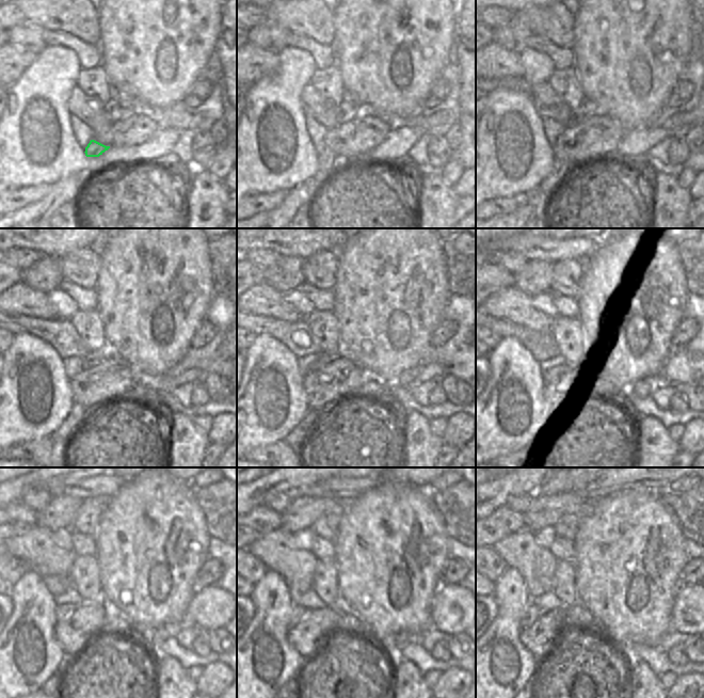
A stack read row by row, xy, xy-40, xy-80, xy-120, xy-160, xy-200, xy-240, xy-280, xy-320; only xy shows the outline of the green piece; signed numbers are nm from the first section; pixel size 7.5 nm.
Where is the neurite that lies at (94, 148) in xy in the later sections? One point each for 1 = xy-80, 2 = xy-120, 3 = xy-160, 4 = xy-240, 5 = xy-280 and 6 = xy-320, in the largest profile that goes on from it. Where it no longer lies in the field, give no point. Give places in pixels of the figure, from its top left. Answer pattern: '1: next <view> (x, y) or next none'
1: next xy-80 (561, 169)
2: next xy-120 (79, 413)
3: next xy-160 (297, 439)
4: next xy-240 (52, 684)
5: next xy-280 (291, 684)
6: next xy-320 (530, 684)

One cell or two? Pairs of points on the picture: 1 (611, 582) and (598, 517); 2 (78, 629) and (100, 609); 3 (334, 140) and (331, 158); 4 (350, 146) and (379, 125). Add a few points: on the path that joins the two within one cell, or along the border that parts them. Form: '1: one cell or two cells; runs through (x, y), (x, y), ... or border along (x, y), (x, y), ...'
1: one cell; runs through (611, 566), (611, 533)
2: one cell; runs through (83, 624), (95, 613)
3: two cells; border along (331, 149), (345, 157)
4: one cell; runs through (357, 139), (368, 129), (372, 129)

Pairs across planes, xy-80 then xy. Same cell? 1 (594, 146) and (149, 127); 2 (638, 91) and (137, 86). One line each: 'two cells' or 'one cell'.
1: one cell
2: one cell

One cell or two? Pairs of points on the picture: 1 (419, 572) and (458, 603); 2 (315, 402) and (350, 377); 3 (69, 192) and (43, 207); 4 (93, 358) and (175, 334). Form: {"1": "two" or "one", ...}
{"1": "two", "2": "one", "3": "one", "4": "two"}

